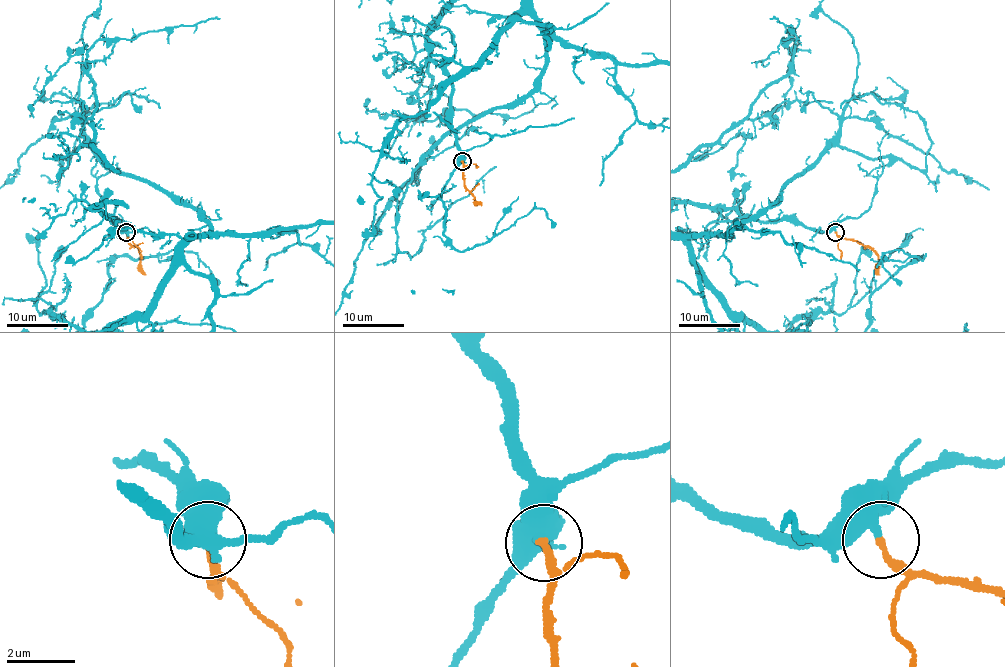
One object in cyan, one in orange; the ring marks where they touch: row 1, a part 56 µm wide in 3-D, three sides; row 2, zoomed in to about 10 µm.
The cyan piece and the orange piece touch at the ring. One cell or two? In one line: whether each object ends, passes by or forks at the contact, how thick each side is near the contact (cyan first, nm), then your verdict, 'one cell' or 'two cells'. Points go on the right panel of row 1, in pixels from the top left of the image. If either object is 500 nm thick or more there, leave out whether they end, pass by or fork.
500/200 nm | one cell

